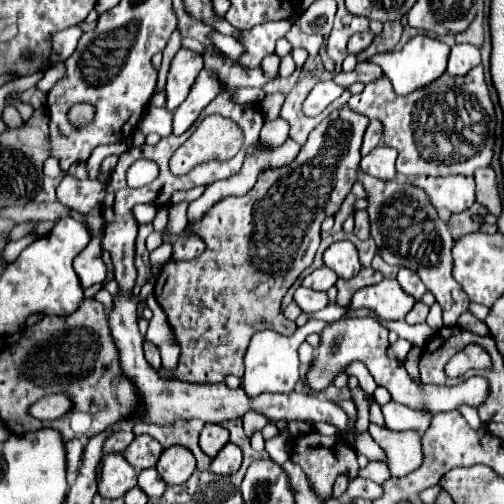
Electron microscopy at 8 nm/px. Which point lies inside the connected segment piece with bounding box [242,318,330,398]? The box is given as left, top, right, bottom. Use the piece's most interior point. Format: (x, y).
(272, 365)

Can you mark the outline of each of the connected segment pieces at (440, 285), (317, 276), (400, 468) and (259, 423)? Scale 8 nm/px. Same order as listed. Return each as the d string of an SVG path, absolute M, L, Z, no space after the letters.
M360 174L364 180L364 188L368 190L368 214L370 214L370 228L372 238L380 250L380 256L394 266L408 266L416 270L426 288L436 296L436 302L442 306L443 325L452 328L458 324L460 314L468 310L468 296L464 294L462 286L452 278L452 244L454 238L448 232L448 226L438 218L434 206L410 184L380 182L378 178L368 178Z
M322 266L322 268L316 268L314 272L310 272L308 276L304 276L302 280L302 286L304 288L312 288L312 290L328 290L334 286L334 282L338 280L336 272Z
M370 423L368 432L388 457L388 468L394 477L404 477L423 462L421 437L414 430L392 430Z
M248 410L243 417L243 428L246 430L246 434L250 436L254 430L264 428L268 422L270 422L270 420L256 410Z

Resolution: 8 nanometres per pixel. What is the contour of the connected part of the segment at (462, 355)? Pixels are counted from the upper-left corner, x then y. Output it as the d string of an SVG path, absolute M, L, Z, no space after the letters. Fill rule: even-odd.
M470 344L464 350L460 350L446 366L446 370L472 370L472 368L476 368L476 370L490 368L488 352L476 344Z

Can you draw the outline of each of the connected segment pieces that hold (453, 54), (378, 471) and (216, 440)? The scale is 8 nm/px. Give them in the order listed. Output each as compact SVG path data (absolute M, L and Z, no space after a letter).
M456 44L452 46L446 72L450 76L464 76L472 66L480 64L480 50L472 44Z
M370 460L370 462L366 464L366 468L360 468L360 470L358 470L358 476L368 478L368 480L372 480L372 482L376 482L376 484L382 484L382 482L386 482L386 480L390 478L390 472L388 472L388 468L386 468L384 462L380 462L380 460Z
M204 424L204 430L200 432L200 448L210 456L214 458L222 446L228 442L230 438L230 432L220 426L220 424Z

